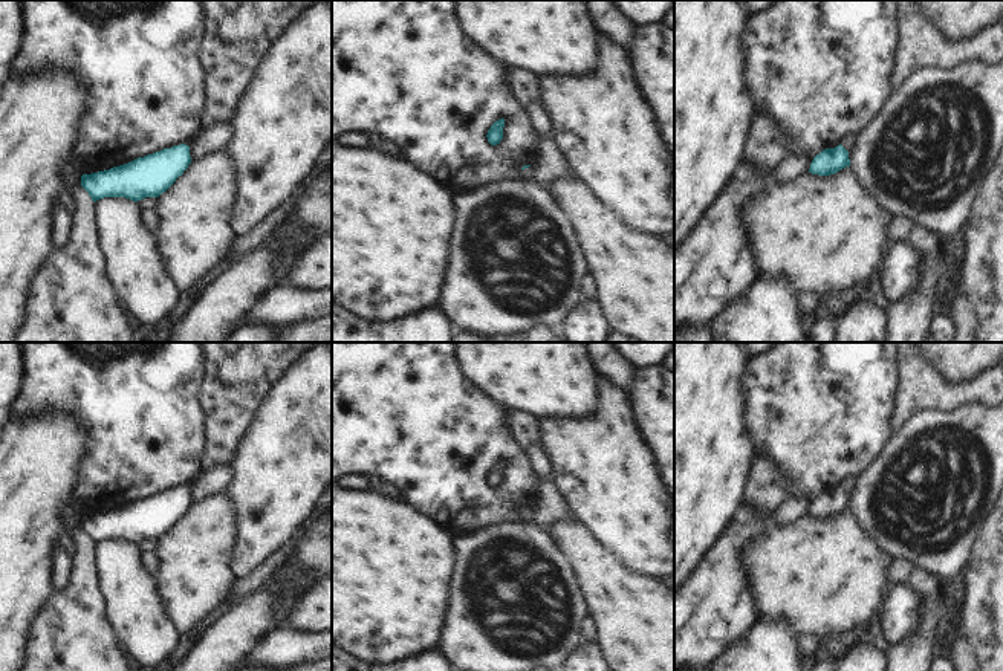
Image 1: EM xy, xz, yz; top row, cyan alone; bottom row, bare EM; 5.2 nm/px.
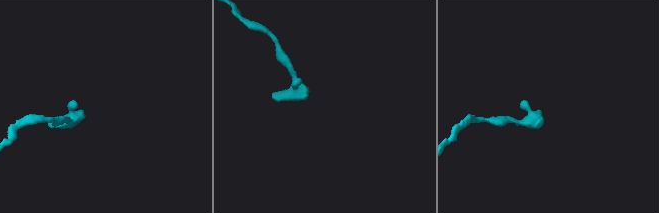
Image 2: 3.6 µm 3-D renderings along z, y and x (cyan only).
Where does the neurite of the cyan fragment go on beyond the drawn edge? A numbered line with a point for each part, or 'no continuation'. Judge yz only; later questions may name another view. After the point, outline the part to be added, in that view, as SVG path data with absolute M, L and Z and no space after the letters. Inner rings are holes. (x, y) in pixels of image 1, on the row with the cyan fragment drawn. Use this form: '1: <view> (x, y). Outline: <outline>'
1: yz (849, 141). Outline: M861 133L847 135L847 136L842 139L841 145L842 145L847 151L850 151L852 147L855 145L855 142L859 139L859 136L861 136Z

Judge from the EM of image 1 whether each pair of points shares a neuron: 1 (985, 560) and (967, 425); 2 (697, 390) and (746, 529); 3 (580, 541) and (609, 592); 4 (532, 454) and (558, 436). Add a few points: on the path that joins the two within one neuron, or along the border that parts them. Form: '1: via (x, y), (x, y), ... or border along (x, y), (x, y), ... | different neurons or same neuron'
1: border along (986, 518), (967, 563) | different neurons
2: border along (743, 502), (736, 518), (719, 538) | different neurons
3: via (584, 554), (603, 580) | same neuron
4: border along (537, 419), (540, 442), (552, 480) | different neurons

